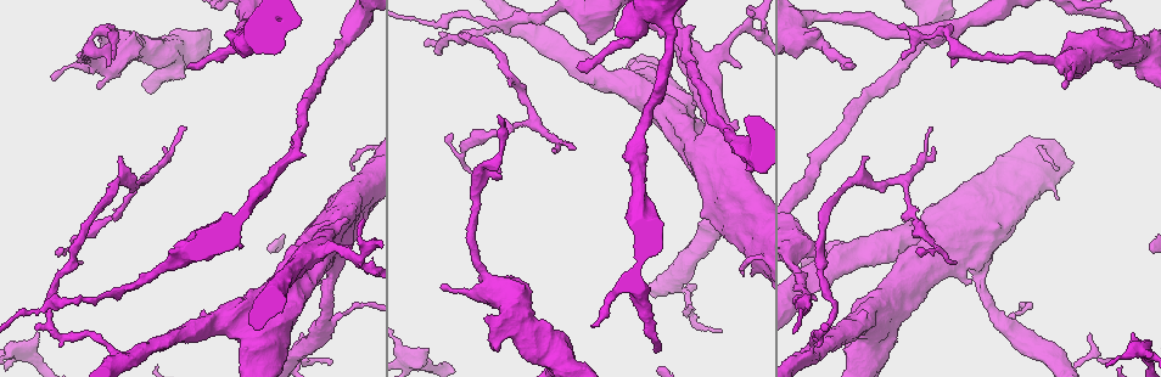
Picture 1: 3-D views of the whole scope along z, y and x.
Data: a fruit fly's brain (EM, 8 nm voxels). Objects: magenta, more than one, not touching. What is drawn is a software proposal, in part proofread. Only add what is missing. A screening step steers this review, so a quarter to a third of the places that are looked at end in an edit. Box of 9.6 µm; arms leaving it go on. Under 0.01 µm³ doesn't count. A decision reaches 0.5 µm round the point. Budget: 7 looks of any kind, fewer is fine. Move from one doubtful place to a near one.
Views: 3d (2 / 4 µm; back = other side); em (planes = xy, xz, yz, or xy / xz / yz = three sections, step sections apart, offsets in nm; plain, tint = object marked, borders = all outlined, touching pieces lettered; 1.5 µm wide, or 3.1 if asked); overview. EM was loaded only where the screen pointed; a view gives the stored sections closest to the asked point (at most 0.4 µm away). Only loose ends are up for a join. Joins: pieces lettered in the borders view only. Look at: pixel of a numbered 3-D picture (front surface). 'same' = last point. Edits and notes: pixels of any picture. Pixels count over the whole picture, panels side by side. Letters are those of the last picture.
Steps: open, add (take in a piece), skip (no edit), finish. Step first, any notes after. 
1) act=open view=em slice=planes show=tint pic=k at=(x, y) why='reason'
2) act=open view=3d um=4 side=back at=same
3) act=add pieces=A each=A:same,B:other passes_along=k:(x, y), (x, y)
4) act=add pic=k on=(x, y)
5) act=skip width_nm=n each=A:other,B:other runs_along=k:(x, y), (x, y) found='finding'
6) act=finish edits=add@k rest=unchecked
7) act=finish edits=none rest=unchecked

act=open view=3d um=4 pic=1 at=(80, 260) why='thin end'

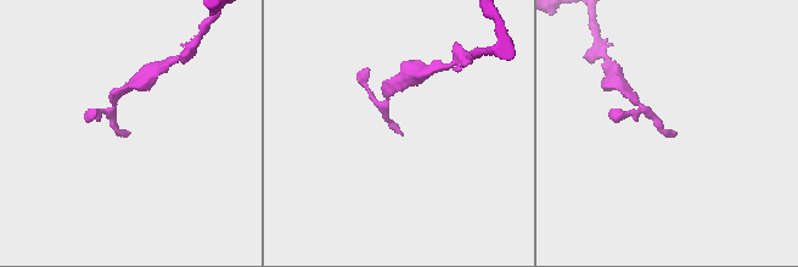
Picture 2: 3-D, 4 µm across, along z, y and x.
act=open view=em slice=yz step=8 show=borders pic=2 at=(401, 134)

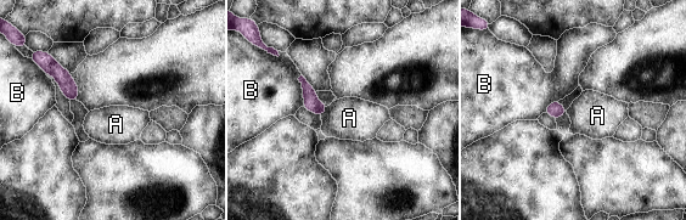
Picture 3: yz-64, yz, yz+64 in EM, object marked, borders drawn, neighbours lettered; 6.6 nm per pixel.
act=skip each=A:other,B:other found='none of them fits'

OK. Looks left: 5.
act=open view=3d um=4 pic=1 at=(590, 44) why='thick end'

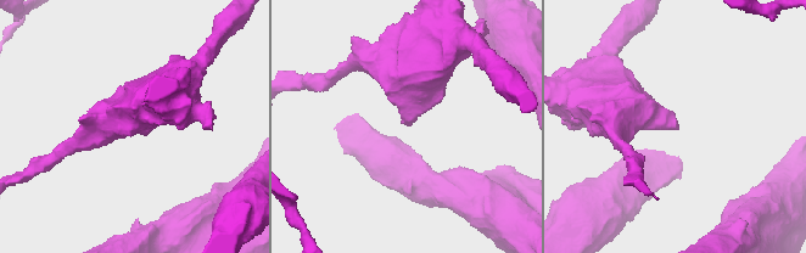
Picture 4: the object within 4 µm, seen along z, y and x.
act=open view=em slice=planes show=borders pic=4 at=(408, 125)

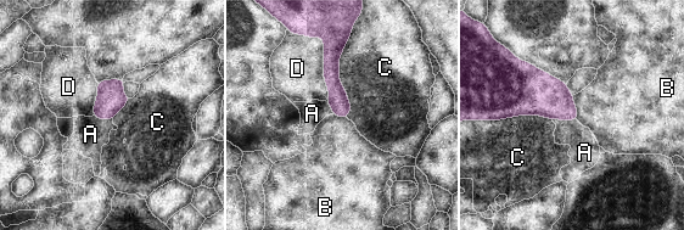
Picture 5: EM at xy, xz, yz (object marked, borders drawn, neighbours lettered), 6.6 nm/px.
act=skip each=A:other,B:other,C:other,D:other runs_along=5:(336, 43), (332, 83), (343, 114) found='none of them fits'

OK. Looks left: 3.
act=open view=3d um=4 pic=1 at=(658, 350) why='an open end'

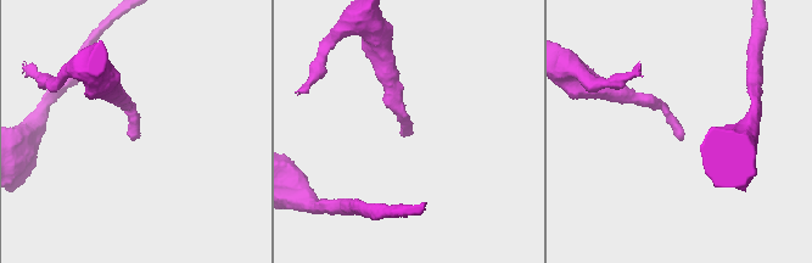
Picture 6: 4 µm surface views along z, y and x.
act=open view=em um=3.1 slice=planes show=borders pic=6 at=(138, 138)

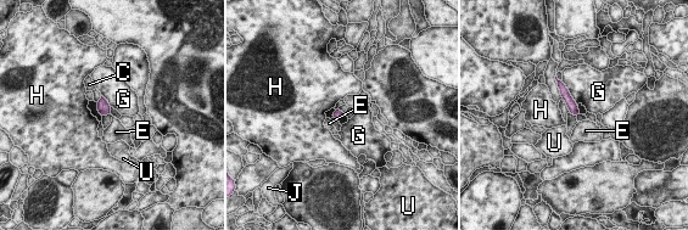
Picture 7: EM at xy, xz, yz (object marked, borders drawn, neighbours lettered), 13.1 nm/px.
act=skip each=C:other,E:other,G:other,H:other,J:other,U:other border=7:(110, 107), (111, 113) found='none of them fits'

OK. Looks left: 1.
act=finish edits=none rest=unchecked

